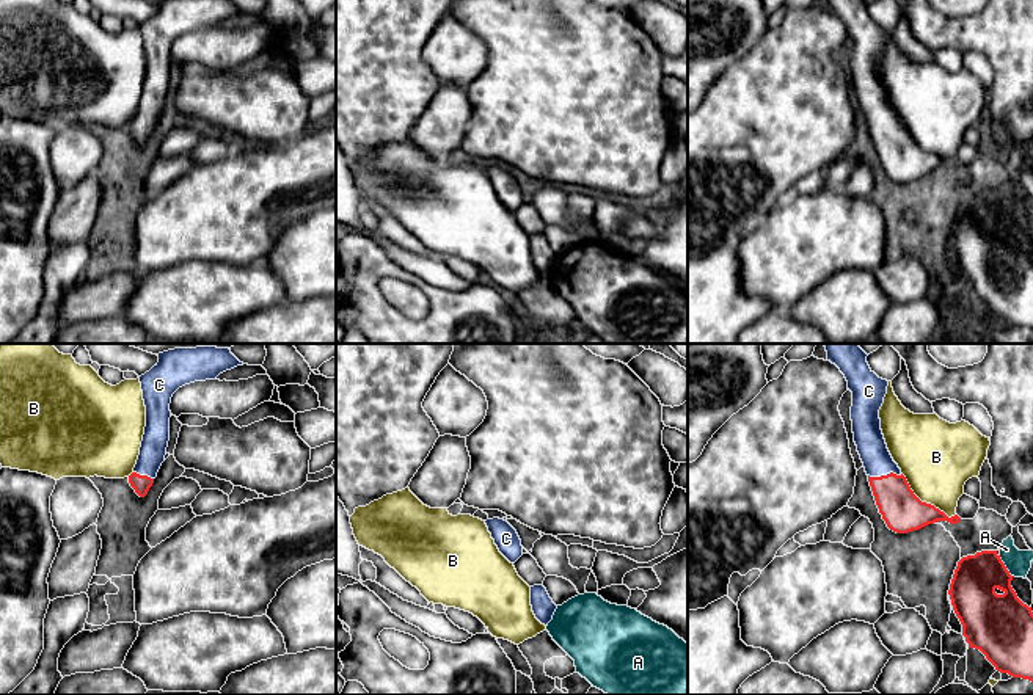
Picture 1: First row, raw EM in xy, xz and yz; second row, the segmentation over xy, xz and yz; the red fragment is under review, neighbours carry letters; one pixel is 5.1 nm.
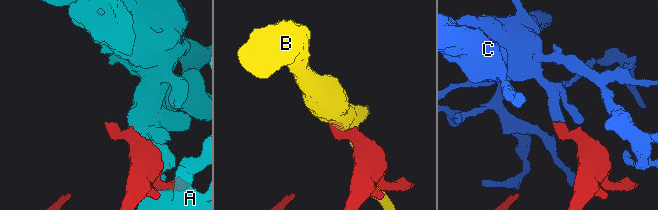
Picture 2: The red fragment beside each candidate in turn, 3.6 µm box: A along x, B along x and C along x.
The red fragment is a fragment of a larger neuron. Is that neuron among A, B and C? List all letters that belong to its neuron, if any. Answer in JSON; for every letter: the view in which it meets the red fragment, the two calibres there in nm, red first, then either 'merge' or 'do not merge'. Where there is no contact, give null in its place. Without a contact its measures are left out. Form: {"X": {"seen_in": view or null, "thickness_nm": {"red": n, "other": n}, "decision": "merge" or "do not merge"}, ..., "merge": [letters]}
{"A": {"seen_in": "yz", "thickness_nm": {"red": 240, "other": 130}, "decision": "do not merge"}, "B": {"seen_in": "yz", "thickness_nm": {"red": 220, "other": 380}, "decision": "do not merge"}, "C": {"seen_in": "yz", "thickness_nm": {"red": 220, "other": 150}, "decision": "merge"}, "merge": ["C"]}

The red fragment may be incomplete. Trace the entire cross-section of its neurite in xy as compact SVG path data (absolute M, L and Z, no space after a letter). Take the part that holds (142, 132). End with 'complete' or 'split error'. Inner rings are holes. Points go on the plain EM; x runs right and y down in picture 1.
M163 0L159 11L140 25L146 55L146 75L140 104L129 132L144 146L165 110L170 89L170 52L173 42L190 31L215 28L243 14L231 0Z | split error

